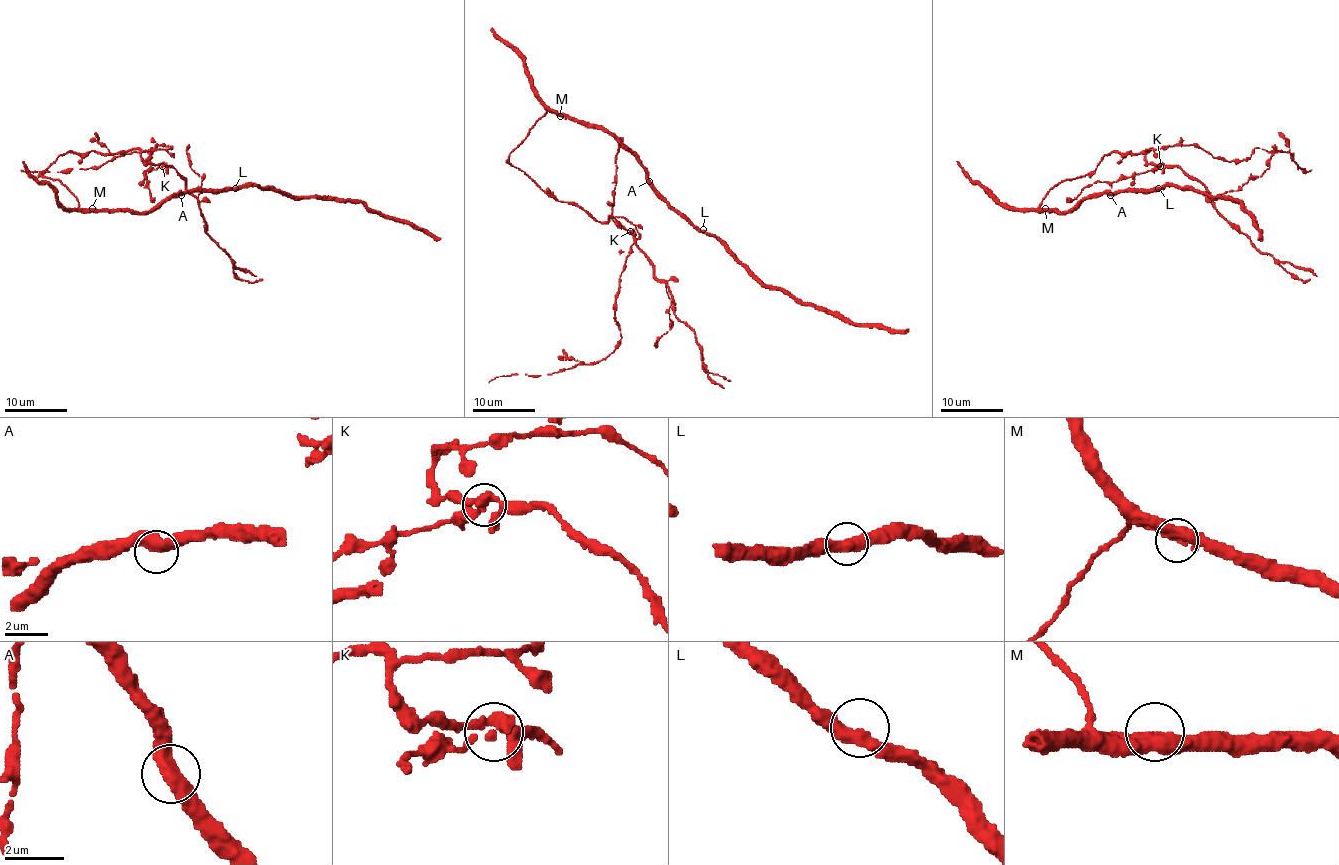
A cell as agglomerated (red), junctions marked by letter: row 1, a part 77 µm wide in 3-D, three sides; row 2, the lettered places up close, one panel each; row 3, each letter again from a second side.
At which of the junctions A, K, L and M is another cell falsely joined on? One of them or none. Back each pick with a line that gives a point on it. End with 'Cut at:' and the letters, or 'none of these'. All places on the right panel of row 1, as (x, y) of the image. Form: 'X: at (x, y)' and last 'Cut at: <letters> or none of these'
K: at (1160, 166)
Cut at: K

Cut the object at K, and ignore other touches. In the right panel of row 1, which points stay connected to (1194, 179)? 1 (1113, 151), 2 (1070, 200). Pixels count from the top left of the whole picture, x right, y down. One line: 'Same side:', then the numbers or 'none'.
Same side: 1

